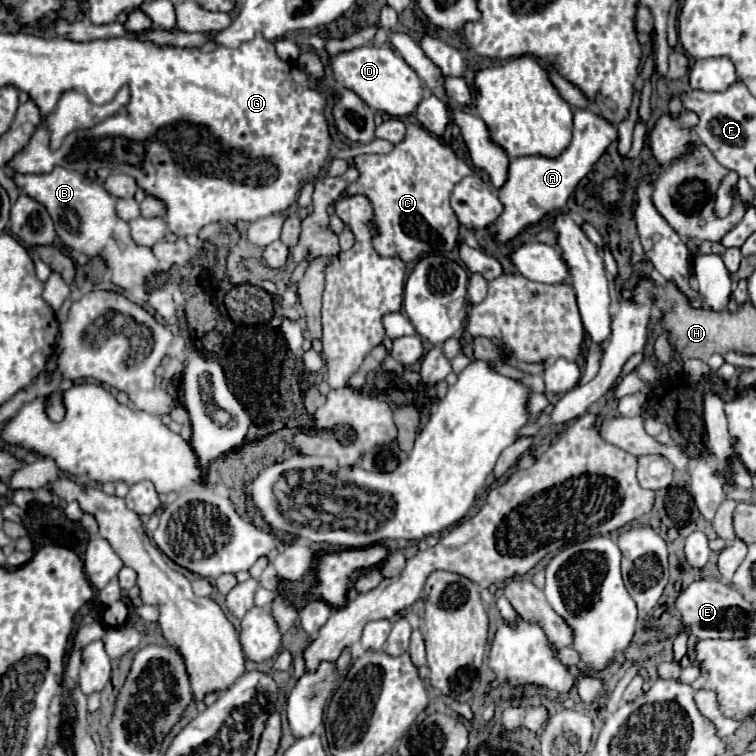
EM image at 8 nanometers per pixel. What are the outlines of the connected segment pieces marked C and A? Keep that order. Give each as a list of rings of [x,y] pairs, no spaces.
[[[407,124],[405,138],[399,144],[395,144],[389,154],[355,156],[355,168],[359,170],[359,178],[347,186],[345,196],[361,194],[369,198],[373,206],[371,224],[377,230],[377,234],[373,236],[373,248],[379,256],[397,256],[403,262],[413,262],[419,260],[423,254],[431,252],[447,254],[459,246],[459,222],[455,214],[451,214],[449,196],[453,186],[465,176],[469,176],[473,170],[449,146],[441,144],[425,128],[417,124]]]
[[[577,110],[575,112],[575,128],[571,144],[555,158],[547,156],[523,156],[515,158],[509,164],[509,176],[501,190],[497,190],[499,200],[505,206],[505,212],[499,216],[497,228],[497,242],[507,242],[509,238],[517,236],[525,226],[537,224],[547,212],[563,208],[567,198],[571,196],[573,188],[579,180],[593,168],[593,164],[603,156],[607,146],[617,140],[617,128],[599,116],[593,110]]]

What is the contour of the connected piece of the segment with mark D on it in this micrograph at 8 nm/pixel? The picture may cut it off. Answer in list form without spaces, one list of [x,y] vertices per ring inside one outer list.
[[[361,46],[339,54],[331,62],[335,80],[353,90],[369,108],[387,112],[389,116],[411,116],[423,100],[423,84],[417,72],[389,46]]]

